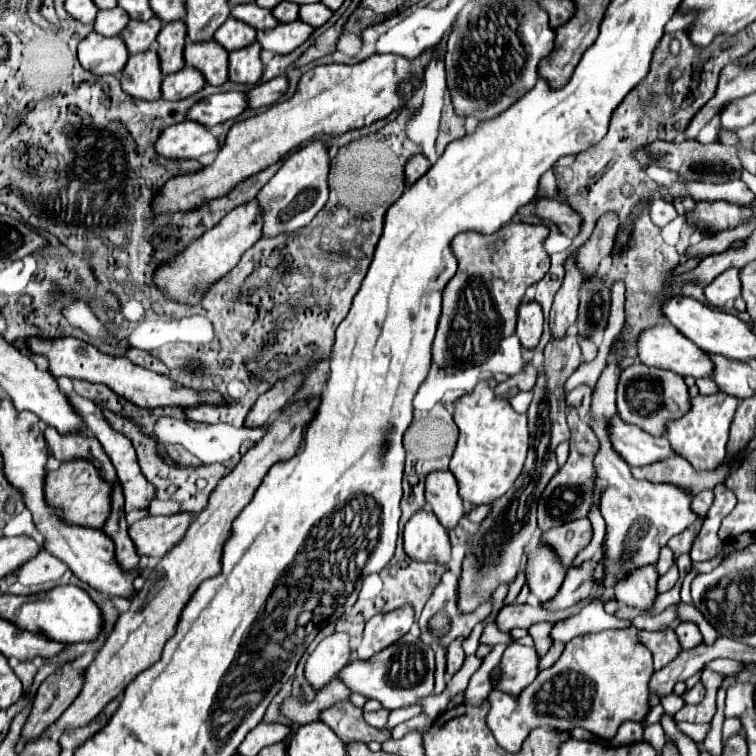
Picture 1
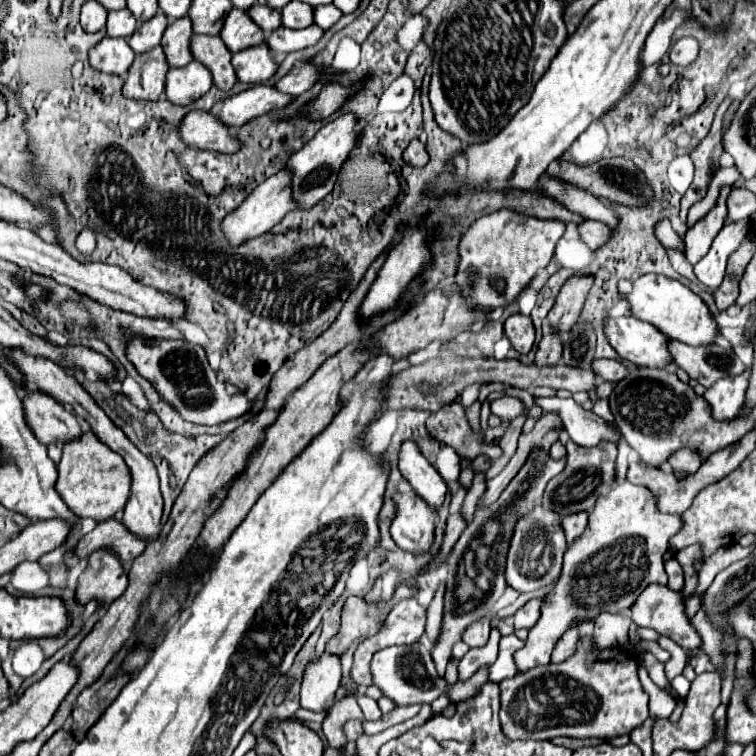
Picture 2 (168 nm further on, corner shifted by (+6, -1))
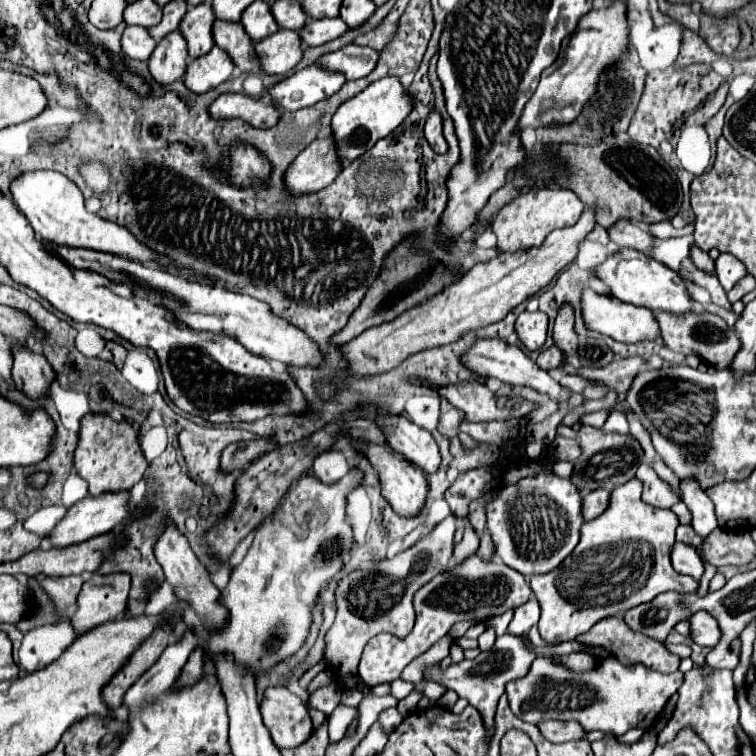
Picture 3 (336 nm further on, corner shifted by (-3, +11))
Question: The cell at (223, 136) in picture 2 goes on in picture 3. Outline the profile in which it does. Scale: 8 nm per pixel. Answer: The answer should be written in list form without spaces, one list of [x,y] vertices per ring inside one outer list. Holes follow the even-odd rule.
[[[221,94],[211,102],[207,112],[213,120],[247,120],[253,128],[271,128],[281,116],[271,102],[251,100],[243,94]]]

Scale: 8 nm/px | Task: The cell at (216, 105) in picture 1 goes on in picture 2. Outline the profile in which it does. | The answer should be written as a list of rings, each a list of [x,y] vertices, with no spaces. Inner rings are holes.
[[[260,84],[260,86],[252,86],[250,90],[244,90],[236,96],[226,98],[218,118],[230,128],[240,128],[246,122],[250,122],[252,118],[258,118],[272,110],[286,108],[292,100],[294,100],[294,96],[278,92],[274,86]]]

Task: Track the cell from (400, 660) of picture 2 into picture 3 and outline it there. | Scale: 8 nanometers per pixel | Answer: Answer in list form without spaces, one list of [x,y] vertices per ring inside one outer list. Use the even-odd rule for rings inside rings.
[[[503,634],[495,640],[493,648],[487,652],[481,652],[475,660],[463,660],[459,664],[451,664],[449,668],[441,668],[441,664],[429,664],[423,670],[423,678],[429,682],[437,682],[441,686],[445,686],[447,690],[457,692],[459,698],[469,700],[471,706],[475,706],[483,718],[485,730],[487,730],[487,738],[491,738],[495,734],[495,708],[497,708],[497,700],[505,690],[505,684],[509,680],[521,678],[527,674],[531,662],[535,660],[535,654],[531,650],[525,648],[523,640],[519,636],[513,634]]]

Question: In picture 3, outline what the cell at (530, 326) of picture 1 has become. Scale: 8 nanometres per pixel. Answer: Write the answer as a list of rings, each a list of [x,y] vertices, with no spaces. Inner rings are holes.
[[[525,310],[515,322],[515,332],[527,350],[539,350],[547,336],[547,314]]]

